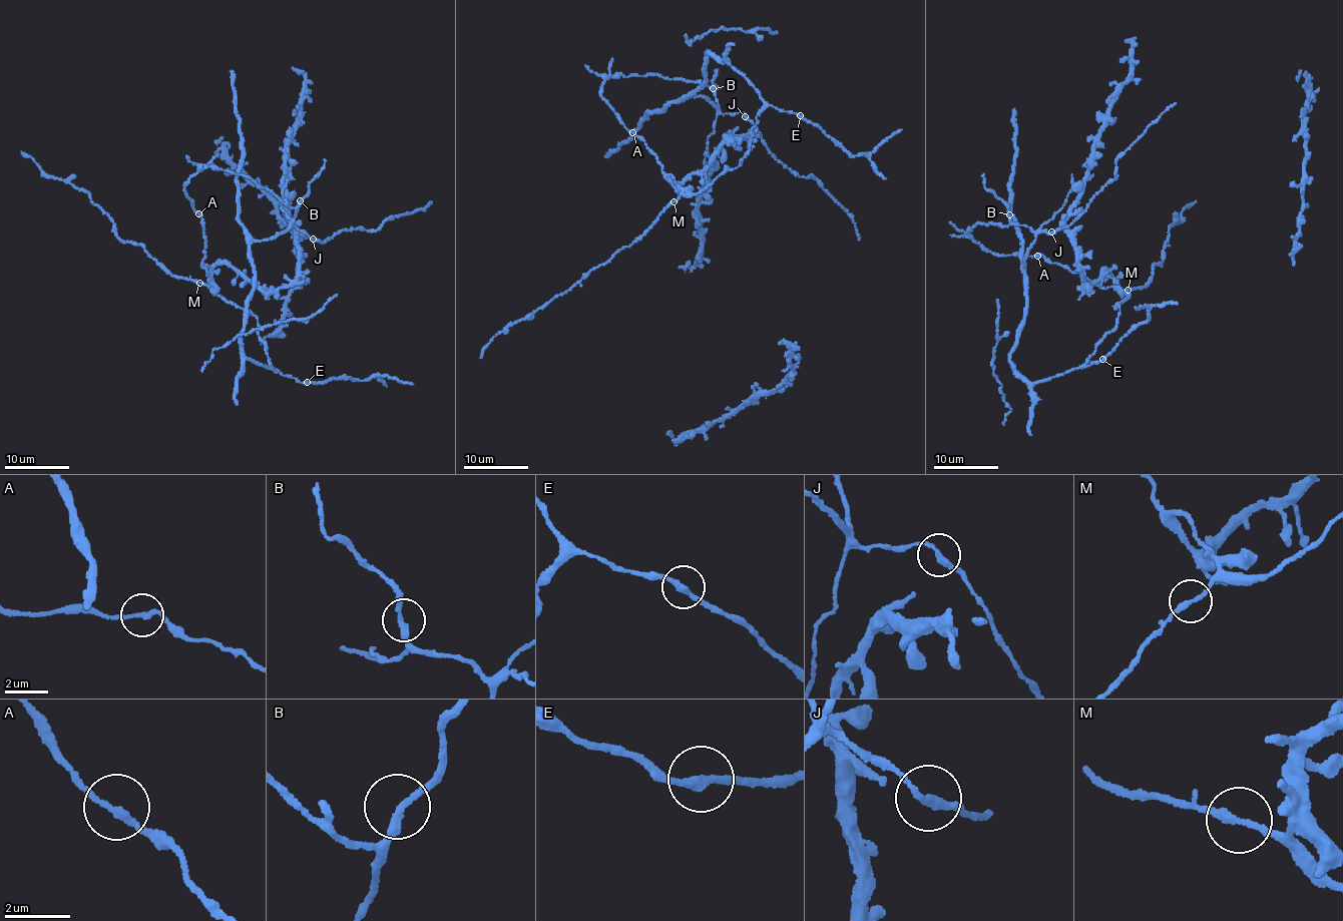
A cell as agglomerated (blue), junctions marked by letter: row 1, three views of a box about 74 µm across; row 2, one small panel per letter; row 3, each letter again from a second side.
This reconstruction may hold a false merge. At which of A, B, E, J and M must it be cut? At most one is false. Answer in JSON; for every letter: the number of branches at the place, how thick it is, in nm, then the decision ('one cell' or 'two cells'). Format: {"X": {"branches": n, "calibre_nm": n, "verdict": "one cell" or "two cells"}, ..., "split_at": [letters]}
{"A": {"branches": 2, "calibre_nm": 200, "verdict": "one cell"}, "B": {"branches": 2, "calibre_nm": 240, "verdict": "one cell"}, "E": {"branches": 2, "calibre_nm": 240, "verdict": "one cell"}, "J": {"branches": 2, "calibre_nm": 240, "verdict": "one cell"}, "M": {"branches": 2, "calibre_nm": 240, "verdict": "one cell"}, "split_at": []}

